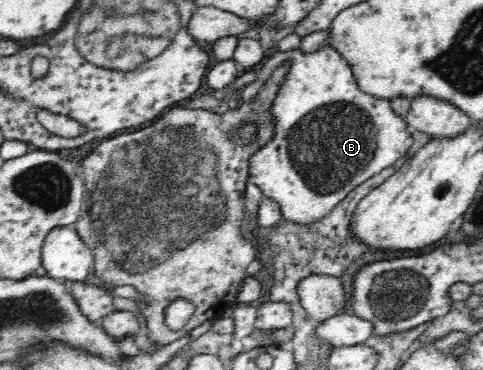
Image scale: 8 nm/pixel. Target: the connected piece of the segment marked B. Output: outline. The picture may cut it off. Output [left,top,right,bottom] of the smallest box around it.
[240,41,413,225]

